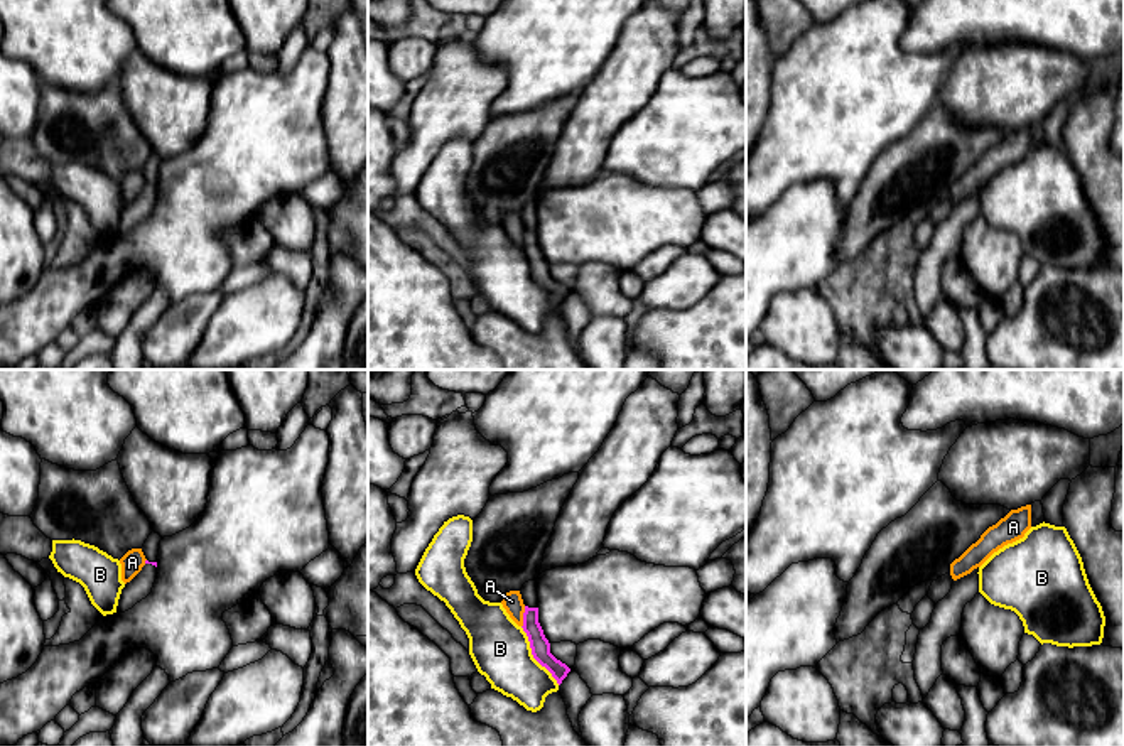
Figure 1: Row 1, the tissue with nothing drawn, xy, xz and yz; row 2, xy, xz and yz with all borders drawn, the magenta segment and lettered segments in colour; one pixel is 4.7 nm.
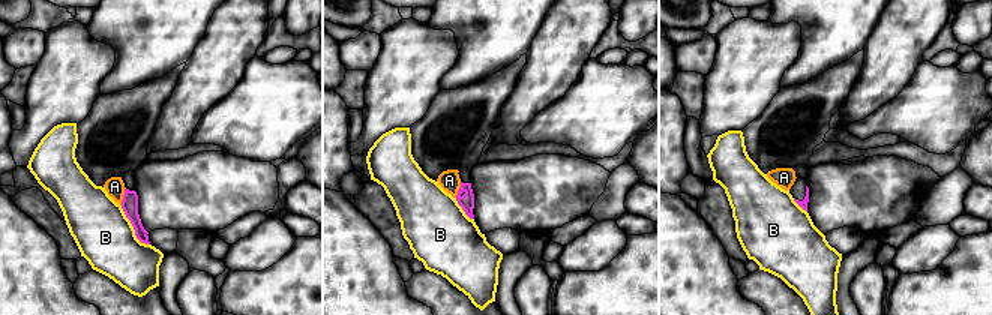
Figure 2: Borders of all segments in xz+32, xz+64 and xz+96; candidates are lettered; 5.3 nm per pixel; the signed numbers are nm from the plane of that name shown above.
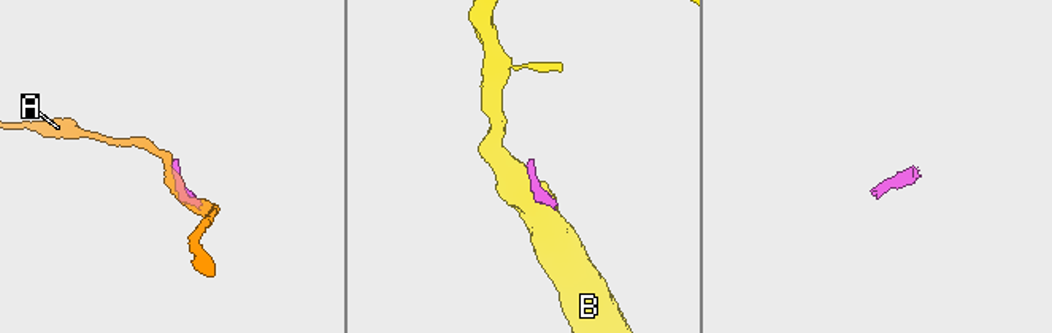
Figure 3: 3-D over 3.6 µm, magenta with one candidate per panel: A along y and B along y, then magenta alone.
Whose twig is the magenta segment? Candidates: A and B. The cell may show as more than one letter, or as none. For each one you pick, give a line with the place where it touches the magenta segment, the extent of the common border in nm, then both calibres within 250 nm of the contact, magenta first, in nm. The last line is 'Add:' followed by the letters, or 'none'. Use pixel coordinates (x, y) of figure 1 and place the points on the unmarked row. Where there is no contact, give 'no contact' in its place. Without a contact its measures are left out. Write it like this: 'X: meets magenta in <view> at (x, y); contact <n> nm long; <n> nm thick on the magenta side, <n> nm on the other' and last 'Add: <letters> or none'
Add: none

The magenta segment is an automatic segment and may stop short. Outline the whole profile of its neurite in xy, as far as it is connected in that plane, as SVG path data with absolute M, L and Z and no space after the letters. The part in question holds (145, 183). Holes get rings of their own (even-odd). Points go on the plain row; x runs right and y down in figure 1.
M145 182L142 192L122 211L116 235L125 235L132 231L137 224L145 221L152 214L155 201L157 184Z

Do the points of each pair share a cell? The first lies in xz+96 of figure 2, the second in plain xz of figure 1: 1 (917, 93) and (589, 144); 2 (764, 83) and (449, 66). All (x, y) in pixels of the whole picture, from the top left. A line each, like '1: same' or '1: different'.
1: different
2: same

